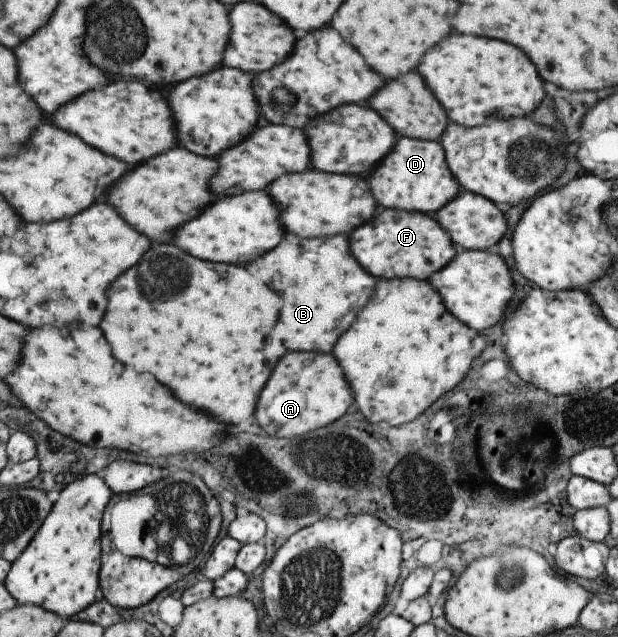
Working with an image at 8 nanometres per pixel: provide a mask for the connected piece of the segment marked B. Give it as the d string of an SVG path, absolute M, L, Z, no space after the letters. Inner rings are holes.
M286 232L270 253L246 265L266 285L274 285L278 323L270 337L286 345L286 351L330 353L334 341L350 327L356 313L374 295L376 279L354 259L349 239L340 234L325 238L301 238Z

